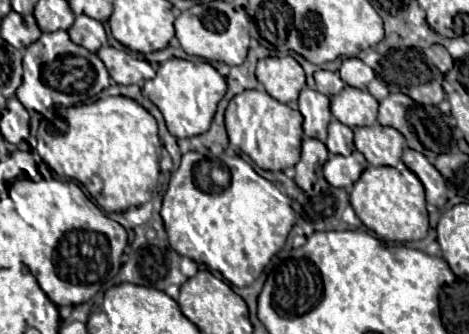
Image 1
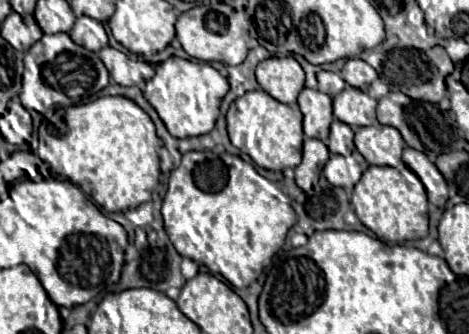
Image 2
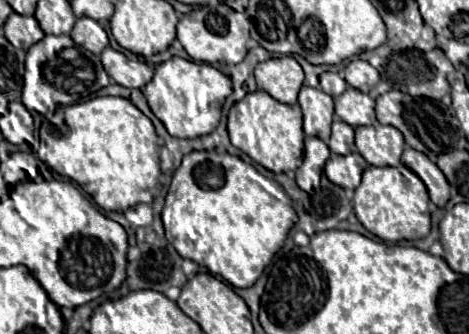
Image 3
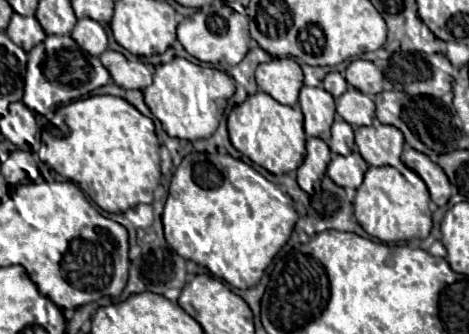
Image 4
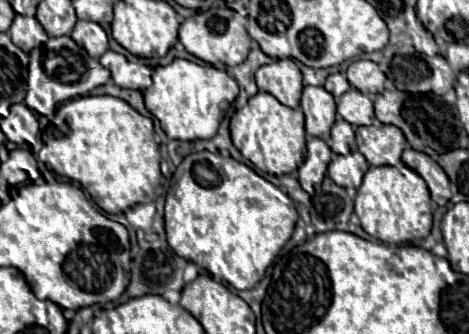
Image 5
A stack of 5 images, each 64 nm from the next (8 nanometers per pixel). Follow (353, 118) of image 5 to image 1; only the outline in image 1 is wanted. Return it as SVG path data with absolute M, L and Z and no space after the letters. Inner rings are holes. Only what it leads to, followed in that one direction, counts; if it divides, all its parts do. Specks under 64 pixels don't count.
M344 86L342 92L330 98L330 110L334 118L338 118L342 124L348 124L350 128L374 126L378 102L366 90Z

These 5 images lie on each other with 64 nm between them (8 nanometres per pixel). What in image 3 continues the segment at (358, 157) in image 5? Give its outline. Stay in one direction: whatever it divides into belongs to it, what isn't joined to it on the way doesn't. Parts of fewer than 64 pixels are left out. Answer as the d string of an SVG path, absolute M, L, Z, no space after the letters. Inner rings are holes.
M331 153L328 164L324 166L324 174L332 184L354 190L360 185L362 174L368 164L358 153L346 156Z

